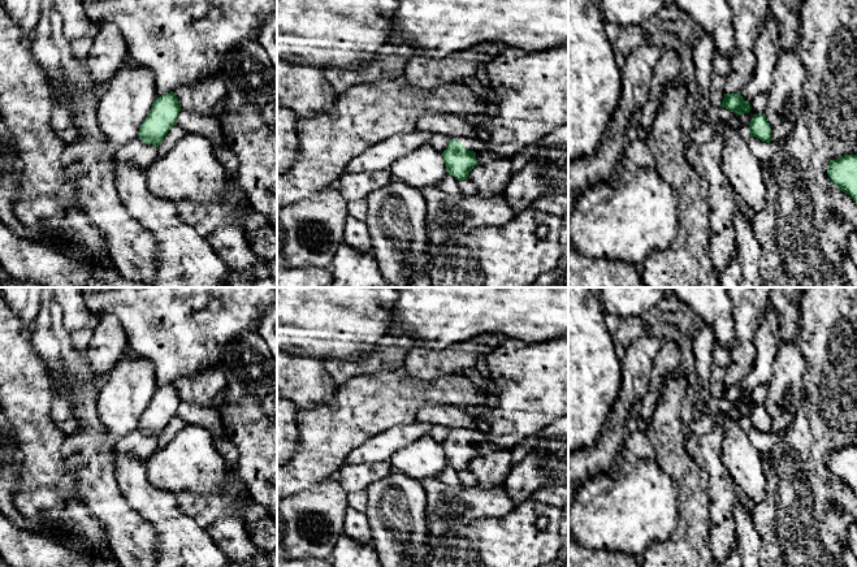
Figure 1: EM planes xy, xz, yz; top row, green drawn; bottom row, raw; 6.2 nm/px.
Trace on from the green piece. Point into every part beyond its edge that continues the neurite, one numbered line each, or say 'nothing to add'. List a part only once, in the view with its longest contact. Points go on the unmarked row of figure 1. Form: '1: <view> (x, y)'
1: xz (475, 436)

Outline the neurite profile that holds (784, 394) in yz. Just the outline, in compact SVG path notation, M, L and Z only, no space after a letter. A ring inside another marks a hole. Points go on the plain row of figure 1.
M779 341L765 407L771 417L770 434L779 438L793 421L804 398L805 358L796 341Z

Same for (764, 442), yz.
M749 428L748 430L748 437L752 441L752 443L763 454L769 454L770 450L776 445L778 438L771 436L771 434L766 434L762 433L754 428Z

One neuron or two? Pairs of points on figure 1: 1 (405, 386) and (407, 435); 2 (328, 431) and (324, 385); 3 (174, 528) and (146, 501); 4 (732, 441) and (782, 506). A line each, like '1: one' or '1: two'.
1: two
2: two
3: one
4: two

